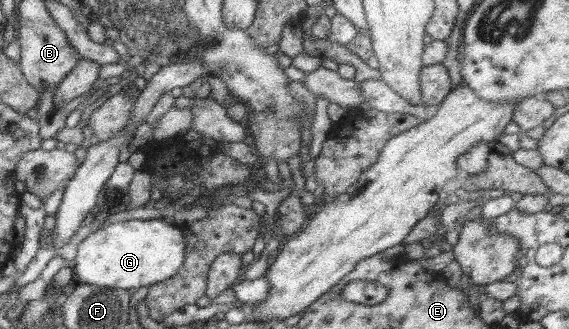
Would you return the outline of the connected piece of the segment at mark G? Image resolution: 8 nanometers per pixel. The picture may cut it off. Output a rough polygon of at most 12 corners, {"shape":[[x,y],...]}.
{"shape":[[167,219],[115,222],[77,245],[79,282],[169,280],[185,237]]}

